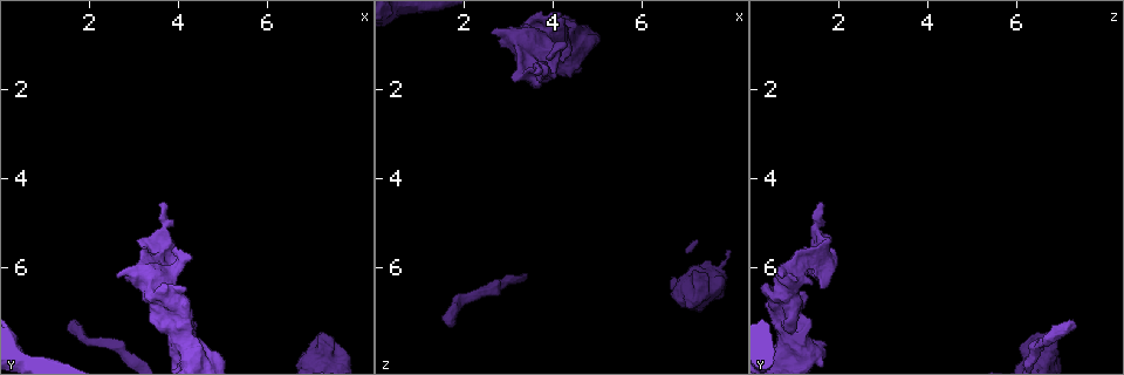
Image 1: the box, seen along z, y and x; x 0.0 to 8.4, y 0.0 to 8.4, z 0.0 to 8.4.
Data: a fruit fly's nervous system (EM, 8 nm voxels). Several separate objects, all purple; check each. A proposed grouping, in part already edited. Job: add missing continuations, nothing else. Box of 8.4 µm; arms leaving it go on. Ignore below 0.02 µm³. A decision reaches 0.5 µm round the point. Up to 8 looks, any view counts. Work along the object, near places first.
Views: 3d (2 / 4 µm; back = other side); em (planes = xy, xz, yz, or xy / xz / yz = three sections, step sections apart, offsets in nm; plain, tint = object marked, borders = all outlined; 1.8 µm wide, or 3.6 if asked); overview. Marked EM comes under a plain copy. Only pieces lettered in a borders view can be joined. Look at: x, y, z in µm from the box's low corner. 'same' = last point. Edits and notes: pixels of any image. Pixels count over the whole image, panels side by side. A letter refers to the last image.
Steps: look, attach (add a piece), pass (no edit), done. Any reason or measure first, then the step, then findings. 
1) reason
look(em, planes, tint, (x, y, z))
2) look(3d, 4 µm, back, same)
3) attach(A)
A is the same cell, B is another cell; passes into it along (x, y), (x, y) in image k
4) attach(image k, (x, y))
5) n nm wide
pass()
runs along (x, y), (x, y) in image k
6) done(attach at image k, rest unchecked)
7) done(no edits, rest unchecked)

end of a long branch
look(3d, 4 µm, (7.20, 7.45, 6.75))

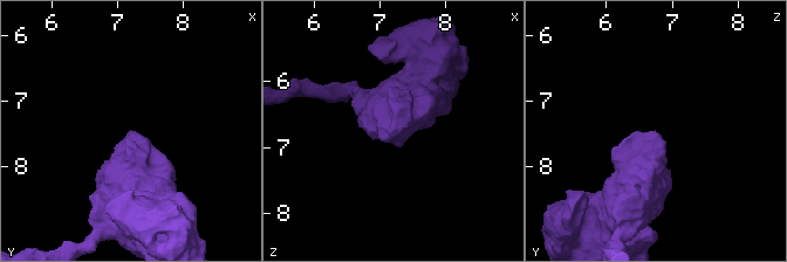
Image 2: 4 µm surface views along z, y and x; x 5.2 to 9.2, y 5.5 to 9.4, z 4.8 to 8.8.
now the EM
look(em, 3.6 µm, xy, step 8, tint, (7.20, 7.50, 6.75))

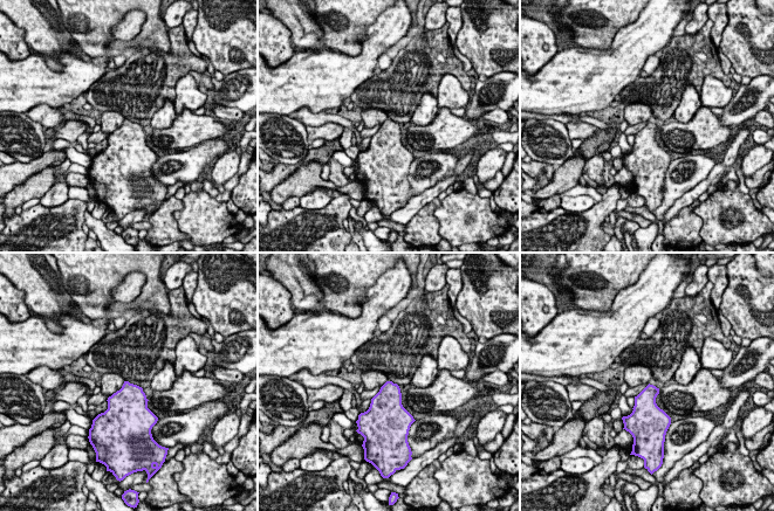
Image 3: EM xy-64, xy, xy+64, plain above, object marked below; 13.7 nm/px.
look(em, 3.6 µm, planes, borders, same)

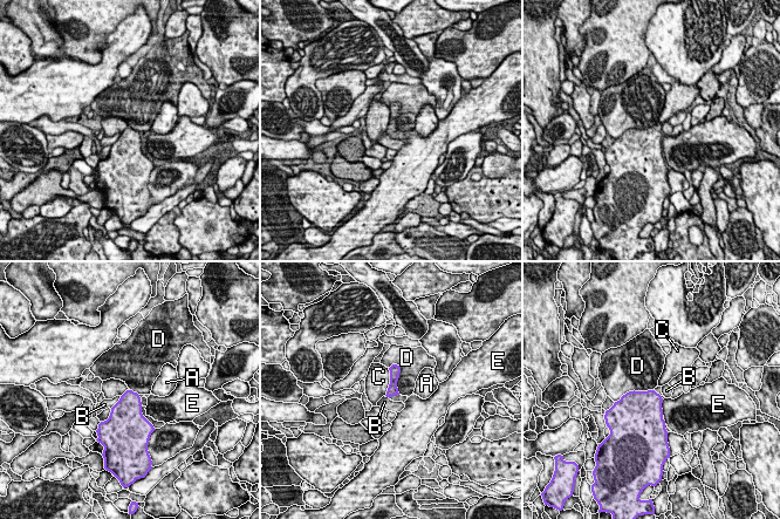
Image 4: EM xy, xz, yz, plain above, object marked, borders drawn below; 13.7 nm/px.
pass()
A, B, C, D and E are other cells; runs along (395, 367), (392, 390), (389, 394) in image 4; none of them fits

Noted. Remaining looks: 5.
free end
look(em, planes, tint, (1.75, 7.30, 7.30))

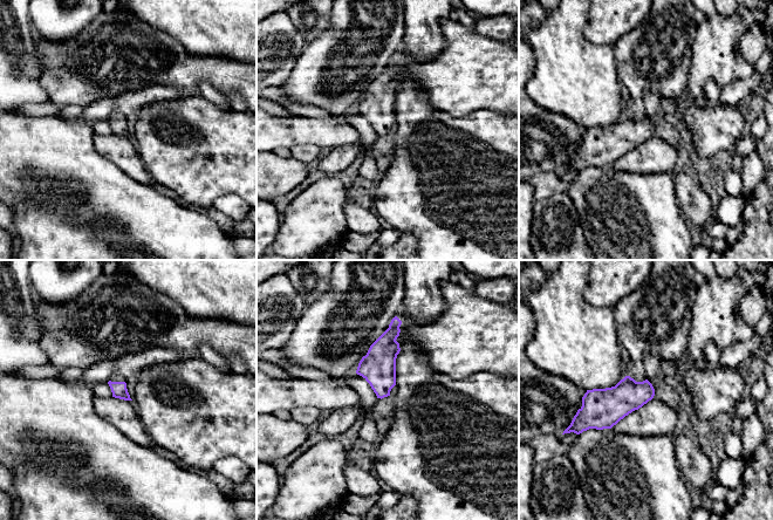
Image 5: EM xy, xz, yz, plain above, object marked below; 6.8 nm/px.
what lies round it
look(em, planes, borders, same)

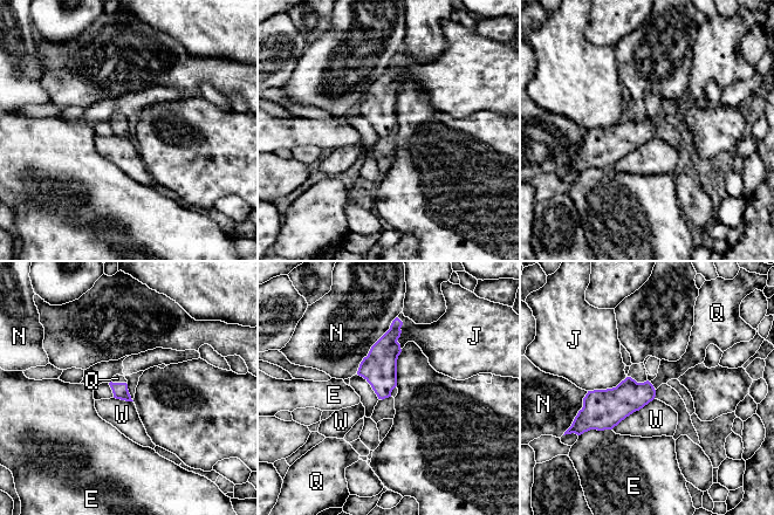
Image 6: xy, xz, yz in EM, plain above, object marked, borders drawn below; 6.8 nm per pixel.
N touches over 480 nm
attach(Q)
Q is the same cell, E, J, N and W are other cells; passes into it along (120, 390), (118, 383), (117, 378) in image 6; it goes on there

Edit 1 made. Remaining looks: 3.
done(attach at image 6, rest unchecked)

